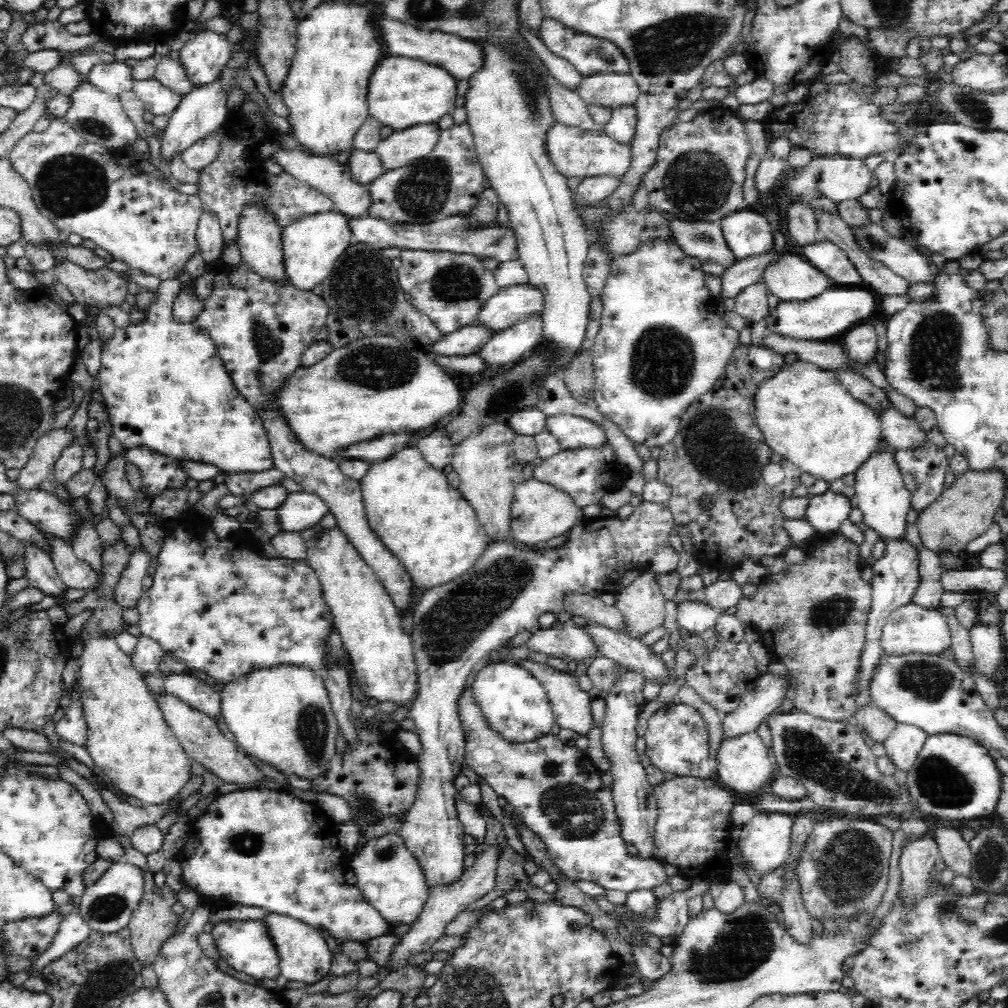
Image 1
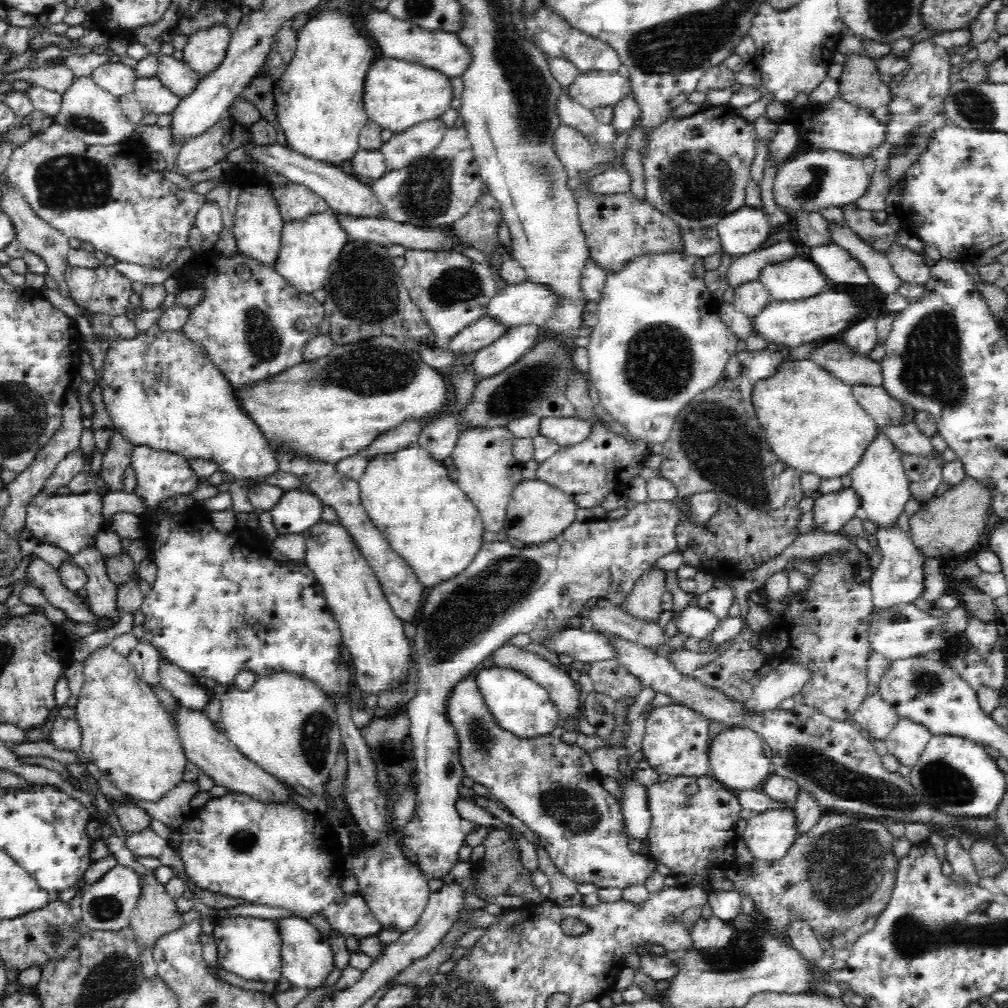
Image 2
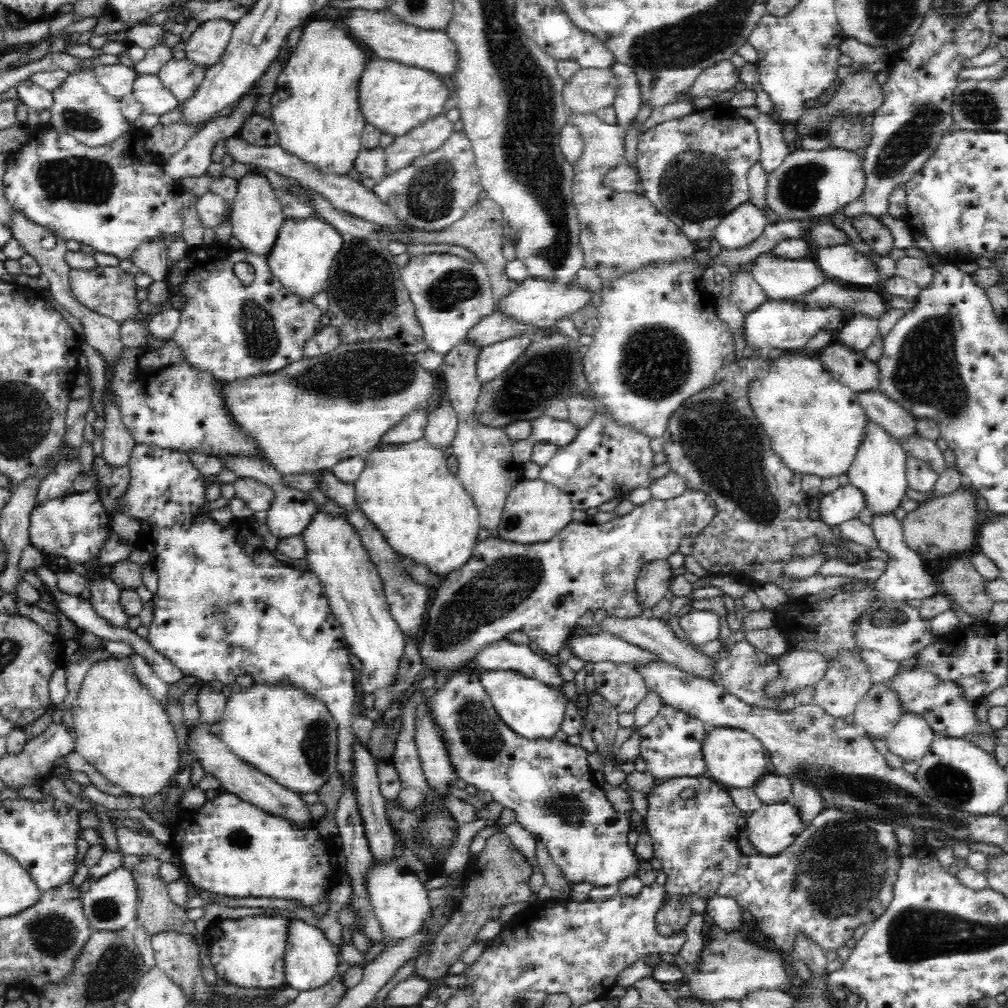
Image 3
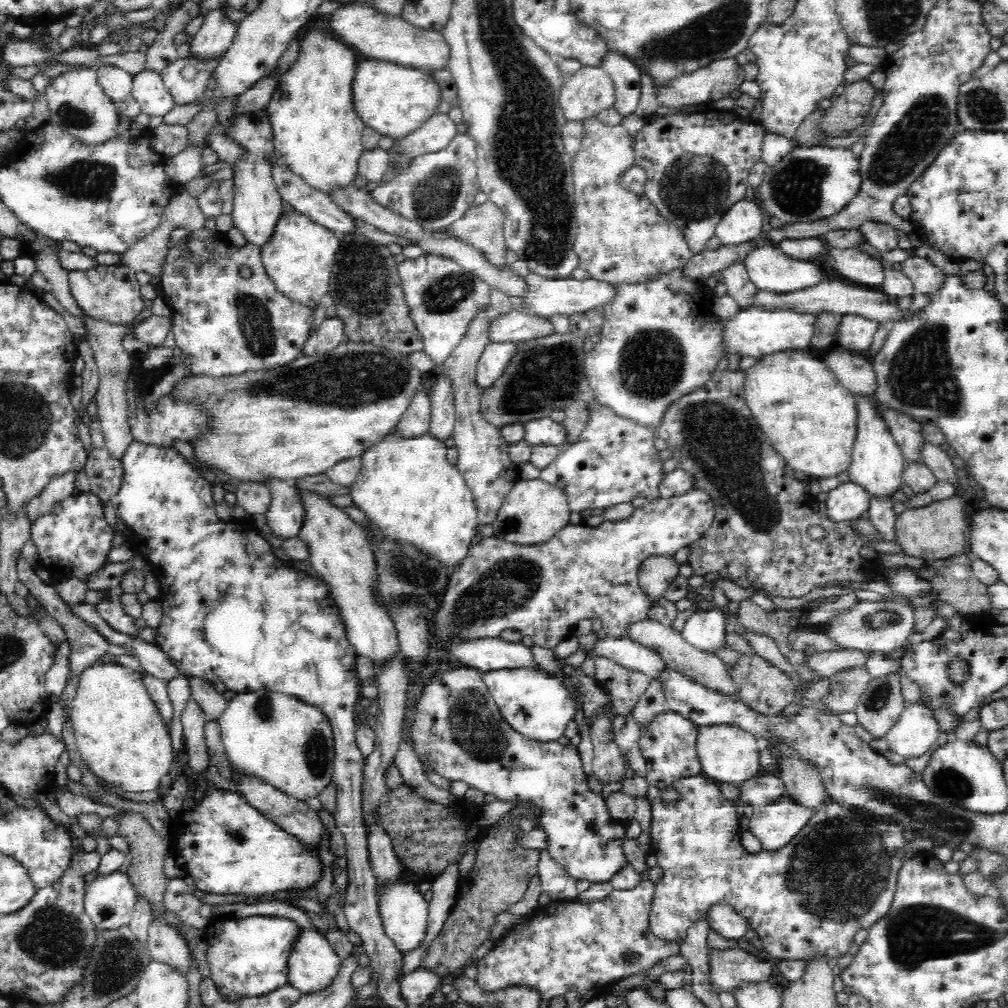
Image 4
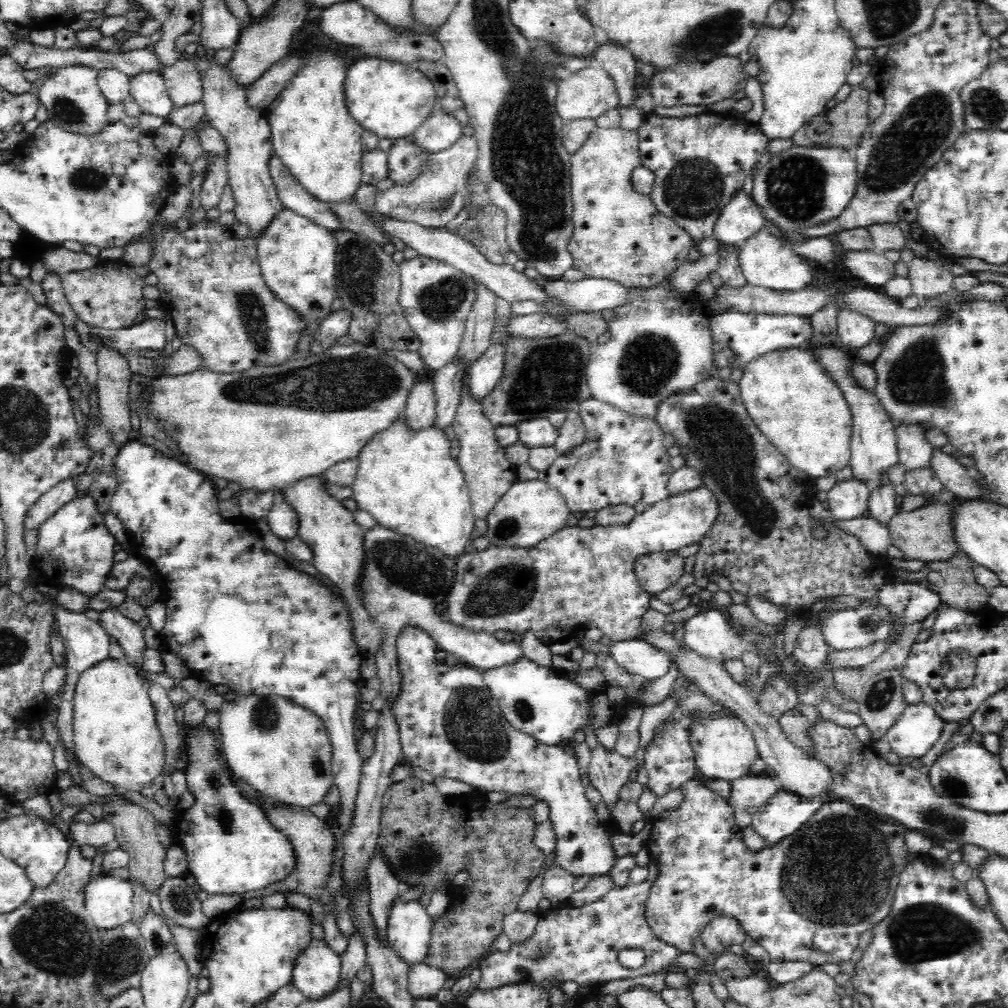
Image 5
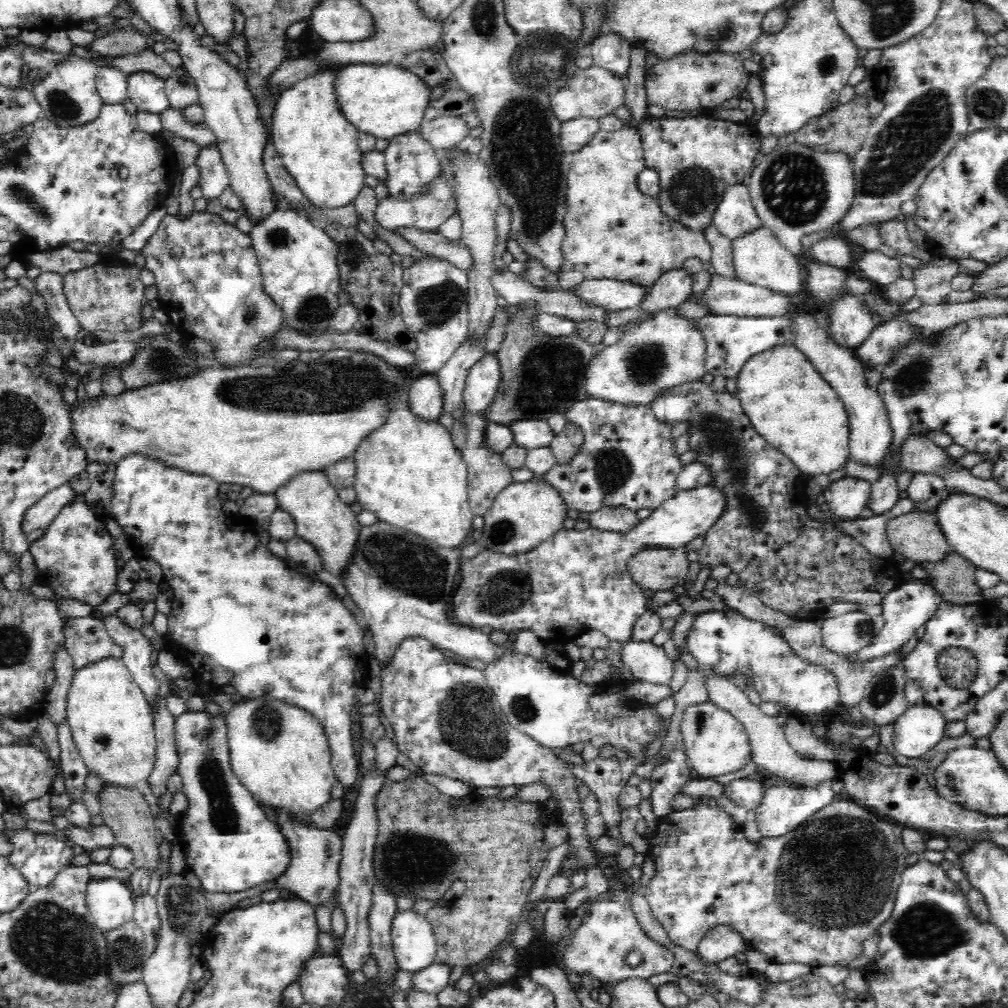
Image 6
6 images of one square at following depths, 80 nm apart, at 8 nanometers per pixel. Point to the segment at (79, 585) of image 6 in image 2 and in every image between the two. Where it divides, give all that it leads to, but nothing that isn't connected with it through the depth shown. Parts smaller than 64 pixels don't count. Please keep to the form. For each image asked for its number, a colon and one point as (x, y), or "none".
2: (68, 521)
3: (75, 526)
4: (73, 540)
5: (74, 549)

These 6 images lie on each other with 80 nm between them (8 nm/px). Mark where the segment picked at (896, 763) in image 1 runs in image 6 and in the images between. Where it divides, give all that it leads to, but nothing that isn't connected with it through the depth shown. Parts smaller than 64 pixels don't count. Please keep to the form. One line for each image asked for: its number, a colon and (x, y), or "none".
2: (907, 741)
3: (910, 739)
4: (916, 731)
5: (916, 730)
6: (921, 727)

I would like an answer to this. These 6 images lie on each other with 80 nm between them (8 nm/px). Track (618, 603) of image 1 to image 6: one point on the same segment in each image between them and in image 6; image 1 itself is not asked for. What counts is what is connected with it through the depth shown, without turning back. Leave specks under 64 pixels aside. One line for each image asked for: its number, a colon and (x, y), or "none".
2: (644, 602)
3: (654, 580)
4: (656, 573)
5: (656, 571)
6: (659, 569)

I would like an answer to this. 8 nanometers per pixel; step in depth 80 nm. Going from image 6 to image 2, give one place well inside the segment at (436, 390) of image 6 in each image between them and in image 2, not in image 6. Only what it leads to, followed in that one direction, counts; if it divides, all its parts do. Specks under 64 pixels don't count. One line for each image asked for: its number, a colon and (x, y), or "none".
2: (392, 441)
3: (411, 428)
4: (416, 421)
5: (420, 410)

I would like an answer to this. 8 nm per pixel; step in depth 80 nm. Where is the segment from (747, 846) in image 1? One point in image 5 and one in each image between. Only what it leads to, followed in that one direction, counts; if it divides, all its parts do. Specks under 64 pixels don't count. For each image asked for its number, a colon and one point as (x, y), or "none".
2: (768, 836)
3: (771, 830)
4: (774, 825)
5: (784, 812)

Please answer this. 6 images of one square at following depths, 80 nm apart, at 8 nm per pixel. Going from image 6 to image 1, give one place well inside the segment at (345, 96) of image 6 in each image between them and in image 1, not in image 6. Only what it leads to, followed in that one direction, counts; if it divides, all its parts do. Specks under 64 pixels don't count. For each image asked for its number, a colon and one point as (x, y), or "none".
1: (404, 92)
2: (398, 94)
3: (395, 97)
4: (394, 100)
5: (390, 99)

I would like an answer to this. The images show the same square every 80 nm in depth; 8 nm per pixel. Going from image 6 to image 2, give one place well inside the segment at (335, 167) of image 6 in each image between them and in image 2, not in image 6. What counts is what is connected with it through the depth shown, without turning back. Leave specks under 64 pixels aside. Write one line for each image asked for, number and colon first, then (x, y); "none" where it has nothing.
2: (318, 101)
3: (315, 106)
4: (316, 131)
5: (319, 143)

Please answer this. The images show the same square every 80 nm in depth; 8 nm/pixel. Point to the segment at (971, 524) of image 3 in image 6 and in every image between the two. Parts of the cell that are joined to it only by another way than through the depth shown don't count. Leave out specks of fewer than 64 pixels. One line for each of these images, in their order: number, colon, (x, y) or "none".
4: (936, 531)
5: (927, 533)
6: (916, 535)

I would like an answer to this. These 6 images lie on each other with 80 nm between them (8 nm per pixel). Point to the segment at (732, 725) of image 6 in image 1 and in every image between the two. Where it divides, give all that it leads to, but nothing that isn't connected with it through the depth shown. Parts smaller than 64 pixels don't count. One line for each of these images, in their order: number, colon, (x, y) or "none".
1: (743, 765)
2: (738, 761)
3: (734, 758)
4: (727, 753)
5: (724, 749)

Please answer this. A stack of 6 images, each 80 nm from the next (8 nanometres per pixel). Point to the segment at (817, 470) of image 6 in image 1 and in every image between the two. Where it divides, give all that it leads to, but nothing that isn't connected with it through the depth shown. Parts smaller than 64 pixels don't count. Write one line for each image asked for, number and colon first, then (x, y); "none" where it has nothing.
1: (805, 415)
2: (812, 421)
3: (815, 424)
4: (809, 417)
5: (804, 413)

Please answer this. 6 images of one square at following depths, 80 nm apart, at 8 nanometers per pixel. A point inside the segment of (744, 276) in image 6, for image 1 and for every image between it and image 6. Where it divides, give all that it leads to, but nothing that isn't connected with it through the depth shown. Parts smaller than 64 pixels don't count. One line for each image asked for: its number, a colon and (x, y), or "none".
1: (791, 278)
2: (793, 279)
3: (782, 280)
4: (769, 269)
5: (765, 261)

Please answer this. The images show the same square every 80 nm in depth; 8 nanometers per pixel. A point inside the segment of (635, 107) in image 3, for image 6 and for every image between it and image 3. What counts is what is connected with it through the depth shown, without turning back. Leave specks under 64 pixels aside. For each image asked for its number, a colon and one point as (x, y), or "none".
4: (625, 75)
5: (618, 61)
6: (609, 51)

